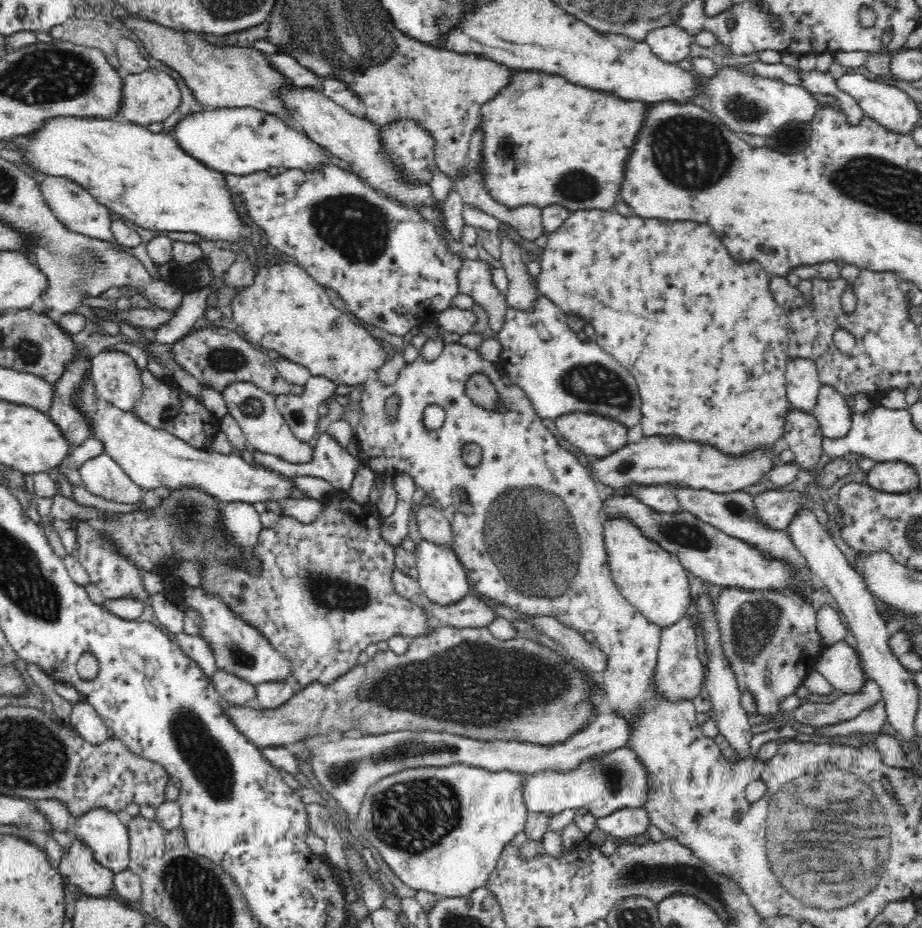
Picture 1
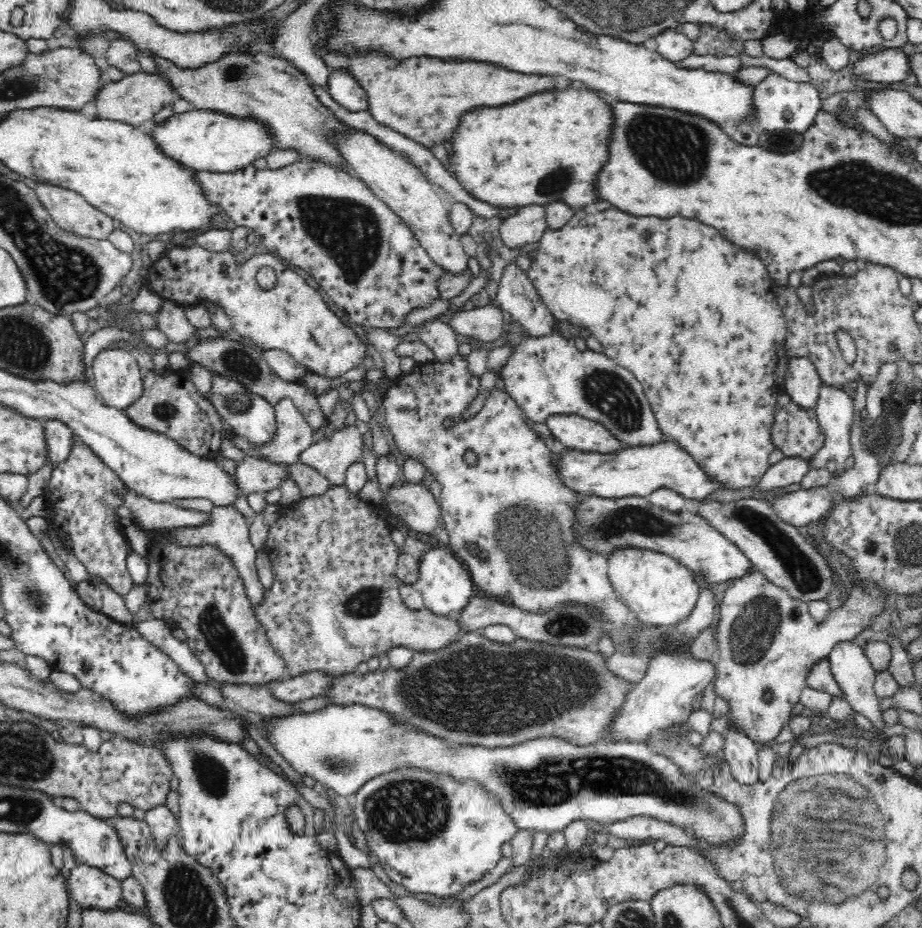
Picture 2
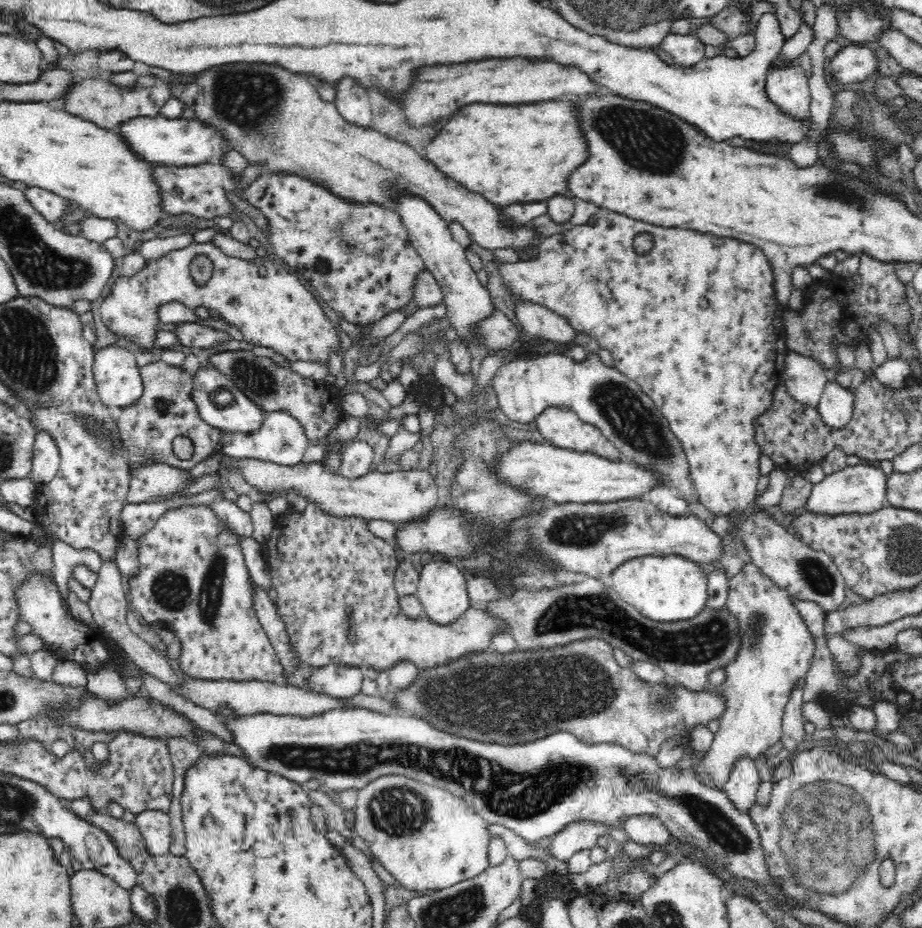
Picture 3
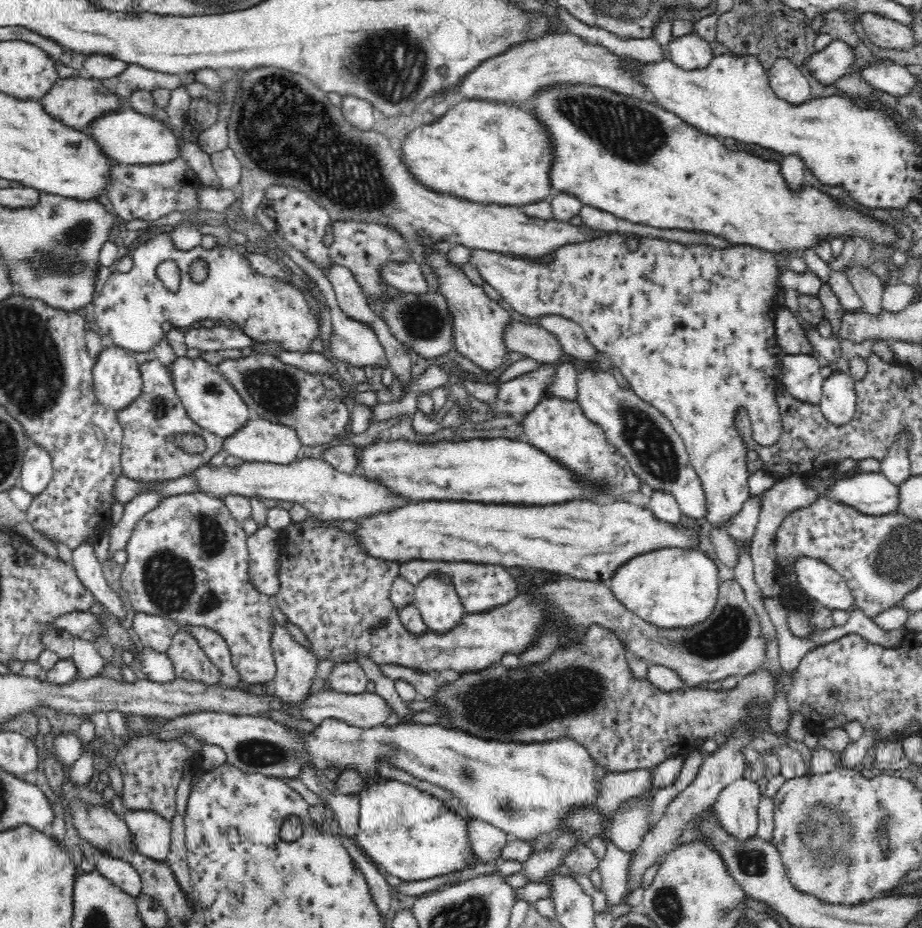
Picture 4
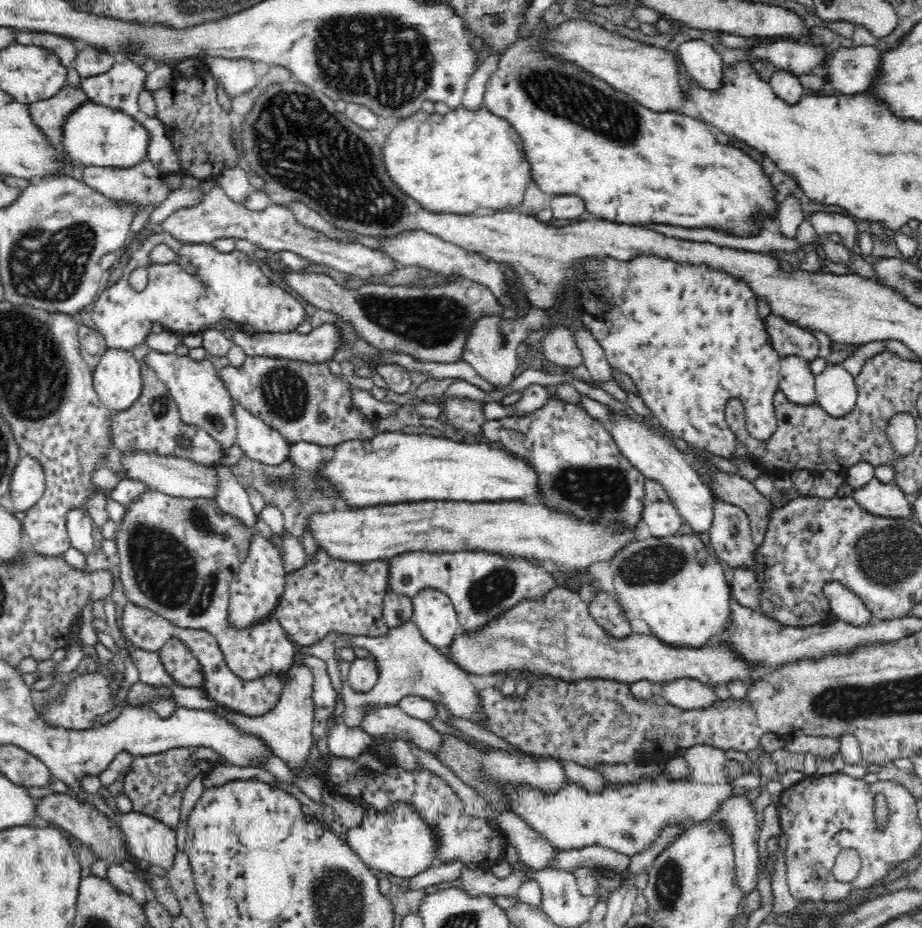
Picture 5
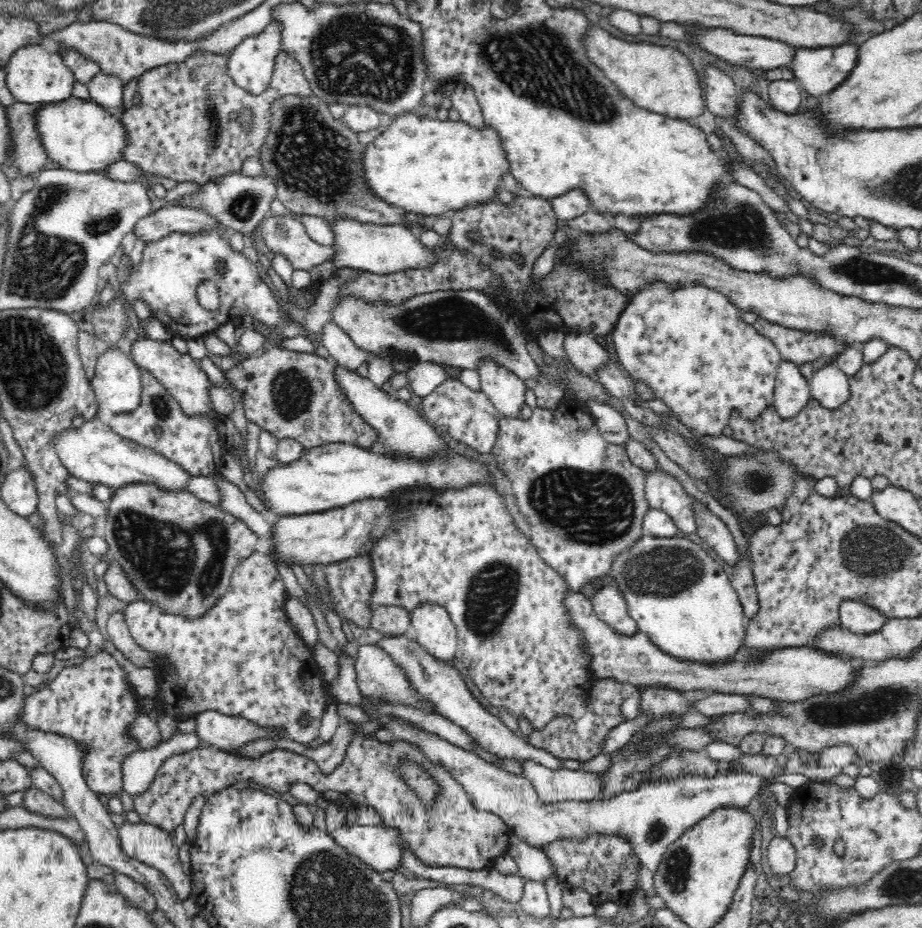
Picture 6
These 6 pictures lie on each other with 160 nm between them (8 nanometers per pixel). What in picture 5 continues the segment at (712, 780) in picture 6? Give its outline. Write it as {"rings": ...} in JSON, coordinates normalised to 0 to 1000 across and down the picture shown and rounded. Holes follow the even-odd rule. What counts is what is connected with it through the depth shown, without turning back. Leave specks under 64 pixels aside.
{"rings":[[[433,760],[395,761],[390,788],[398,789],[405,795],[414,790],[430,790],[435,797],[441,797],[467,813],[478,798],[478,791],[466,779],[446,774]],[[714,836],[702,842],[681,843],[667,849],[661,848],[653,856],[640,856],[627,844],[614,845],[607,853],[594,856],[594,858],[589,858],[585,851],[574,849],[574,847],[564,847],[564,849],[551,847],[549,850],[551,850],[551,857],[553,857],[555,875],[577,889],[581,895],[588,898],[607,916],[629,916],[637,912],[651,911],[684,923],[707,909],[716,893],[727,885],[755,887],[767,884],[769,877],[780,867],[780,864],[793,857],[798,849],[794,848],[794,844],[751,845],[742,838],[726,841]]]}

